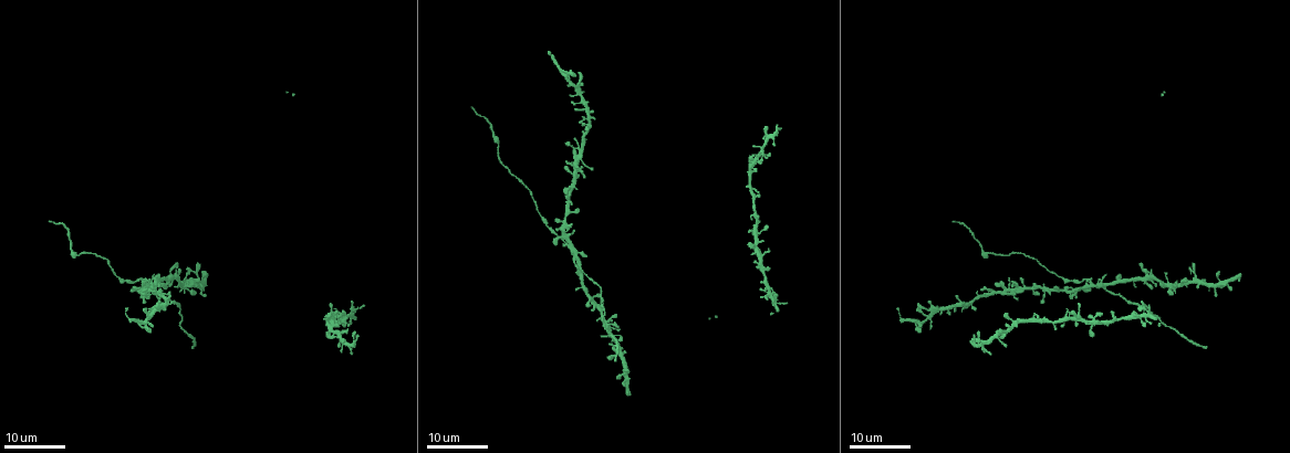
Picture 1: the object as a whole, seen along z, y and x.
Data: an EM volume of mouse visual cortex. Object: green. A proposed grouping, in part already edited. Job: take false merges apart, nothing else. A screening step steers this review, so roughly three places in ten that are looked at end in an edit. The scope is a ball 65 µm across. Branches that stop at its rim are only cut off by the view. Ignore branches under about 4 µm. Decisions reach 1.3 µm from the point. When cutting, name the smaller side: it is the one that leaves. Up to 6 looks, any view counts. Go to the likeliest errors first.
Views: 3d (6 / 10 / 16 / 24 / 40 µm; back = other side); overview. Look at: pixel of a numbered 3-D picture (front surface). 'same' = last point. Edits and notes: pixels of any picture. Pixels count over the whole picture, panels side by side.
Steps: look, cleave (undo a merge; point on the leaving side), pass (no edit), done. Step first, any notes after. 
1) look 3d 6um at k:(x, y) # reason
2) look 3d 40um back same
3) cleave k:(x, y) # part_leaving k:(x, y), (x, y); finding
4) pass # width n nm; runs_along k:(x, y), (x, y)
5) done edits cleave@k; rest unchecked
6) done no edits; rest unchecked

look 3d 24um at 1:(1197, 279)

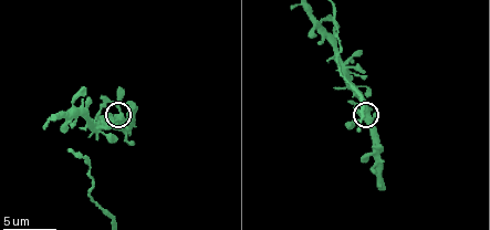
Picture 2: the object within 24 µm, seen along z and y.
look 3d 6um at 2:(368, 111) # closer look

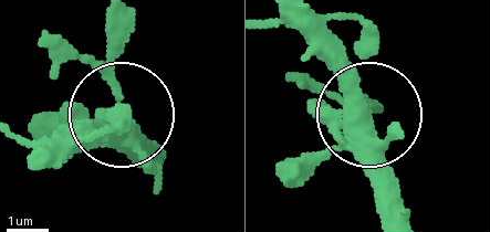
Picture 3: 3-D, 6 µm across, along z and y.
look 3d 6um back at 3:(362, 121)

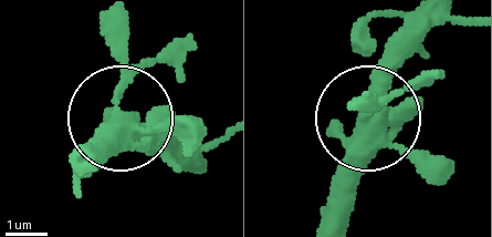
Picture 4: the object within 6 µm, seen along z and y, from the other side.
pass # width 450 nm; continuous, no second neuron

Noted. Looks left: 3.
look 3d 24um at 1:(572, 260)

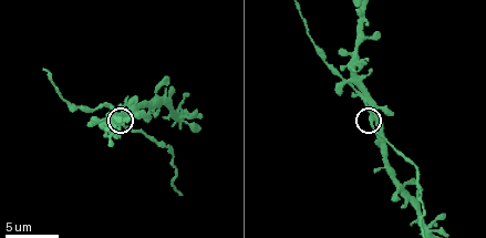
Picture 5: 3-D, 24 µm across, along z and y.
look 3d 10um at 5:(371, 118)

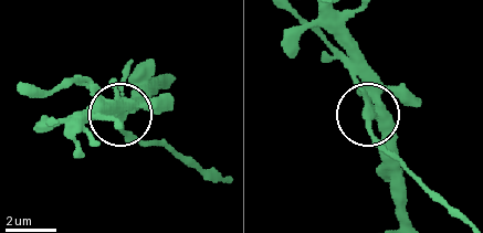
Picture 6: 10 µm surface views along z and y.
pass # width 300 nm; runs_along 6:(407, 214), (394, 145), (367, 117), (370, 131), (413, 175); one neuron here

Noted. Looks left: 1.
look 3d 10um at 5:(343, 79) # calibre changes

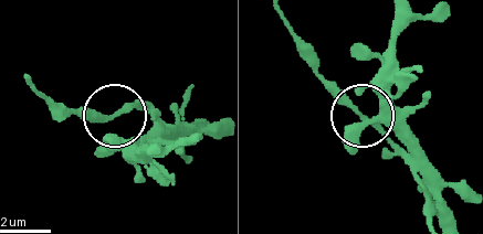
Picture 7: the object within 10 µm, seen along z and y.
pass # width 190 nm; runs_along 7:(452, 215), (431, 178), (301, 53); all the same neuron

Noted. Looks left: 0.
done no edits; rest unchecked

